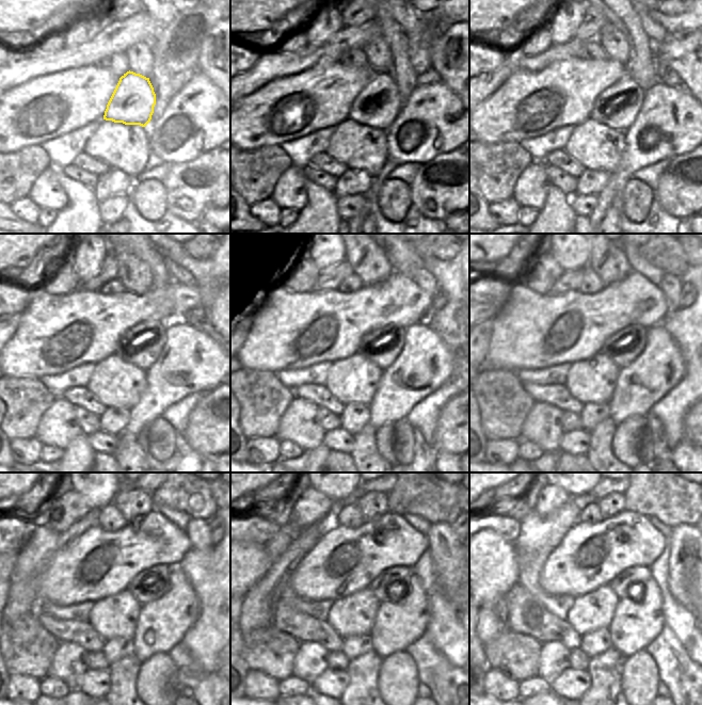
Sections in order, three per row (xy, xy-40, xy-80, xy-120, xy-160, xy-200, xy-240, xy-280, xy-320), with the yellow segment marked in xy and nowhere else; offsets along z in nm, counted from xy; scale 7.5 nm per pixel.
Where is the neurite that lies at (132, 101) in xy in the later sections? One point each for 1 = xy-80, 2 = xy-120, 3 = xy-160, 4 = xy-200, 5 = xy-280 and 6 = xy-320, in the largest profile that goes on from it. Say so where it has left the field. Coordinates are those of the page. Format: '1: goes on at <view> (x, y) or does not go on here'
1: goes on at xy-80 (617, 107)
2: goes on at xy-120 (141, 345)
3: goes on at xy-160 (383, 346)
4: goes on at xy-200 (623, 347)
5: goes on at xy-280 (392, 585)
6: goes on at xy-320 (629, 583)

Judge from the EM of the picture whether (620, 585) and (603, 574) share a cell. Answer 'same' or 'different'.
different

